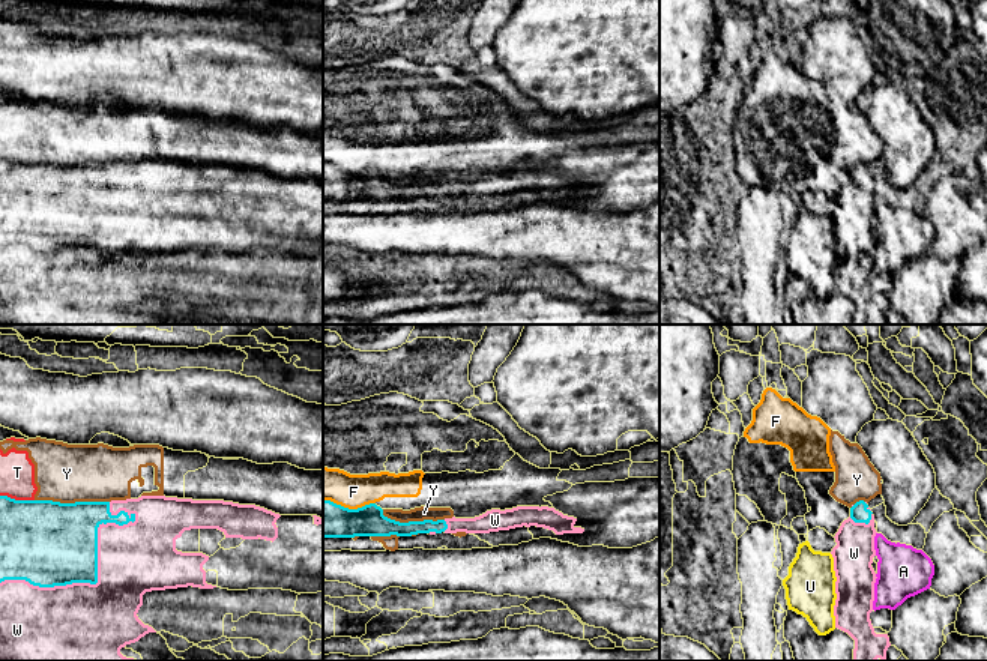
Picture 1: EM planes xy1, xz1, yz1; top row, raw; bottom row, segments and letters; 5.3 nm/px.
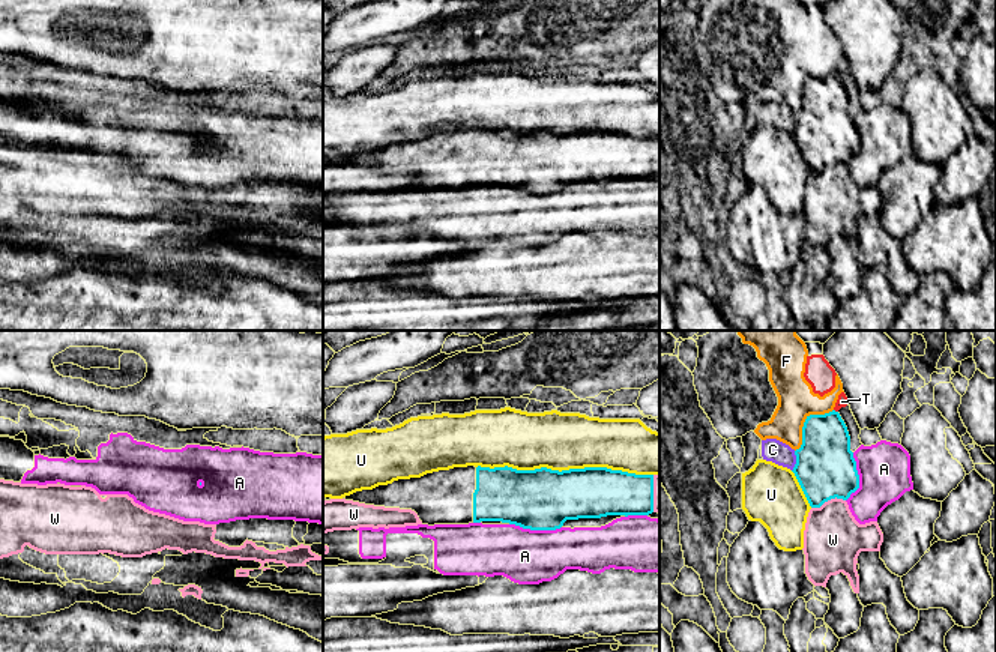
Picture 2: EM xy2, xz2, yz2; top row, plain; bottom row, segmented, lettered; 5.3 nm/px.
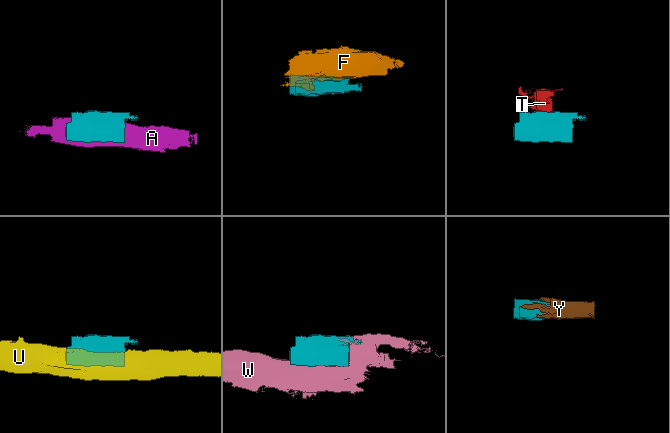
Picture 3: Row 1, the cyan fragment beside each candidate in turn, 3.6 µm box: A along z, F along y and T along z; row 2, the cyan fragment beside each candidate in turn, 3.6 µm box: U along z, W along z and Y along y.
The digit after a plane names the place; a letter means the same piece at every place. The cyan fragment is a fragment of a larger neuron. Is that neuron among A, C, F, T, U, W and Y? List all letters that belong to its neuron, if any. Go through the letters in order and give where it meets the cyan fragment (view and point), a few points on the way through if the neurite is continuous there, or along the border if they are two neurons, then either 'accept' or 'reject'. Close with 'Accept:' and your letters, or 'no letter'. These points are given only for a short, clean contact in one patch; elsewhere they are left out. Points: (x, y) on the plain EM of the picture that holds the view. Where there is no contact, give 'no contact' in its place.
A: xz2 (535, 193) | reject
C: yz2 (796, 125) | reject
F: yz2 (804, 86) | reject
T: xy1 (17, 164) | along xy1 (0, 158), (33, 164) | reject
U: xz2 (565, 134) | reject
W: xy1 (95, 247) | reject
Y: xy1 (72, 167) | reject
Accept: no letter

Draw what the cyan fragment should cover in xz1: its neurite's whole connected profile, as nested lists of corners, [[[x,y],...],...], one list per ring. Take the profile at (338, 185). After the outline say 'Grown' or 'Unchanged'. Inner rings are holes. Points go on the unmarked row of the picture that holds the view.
[[[323,164],[323,201],[355,200],[412,200],[418,197],[442,197],[448,192],[445,183],[400,186],[383,179],[376,167],[349,173],[331,164]]]. Unchanged

